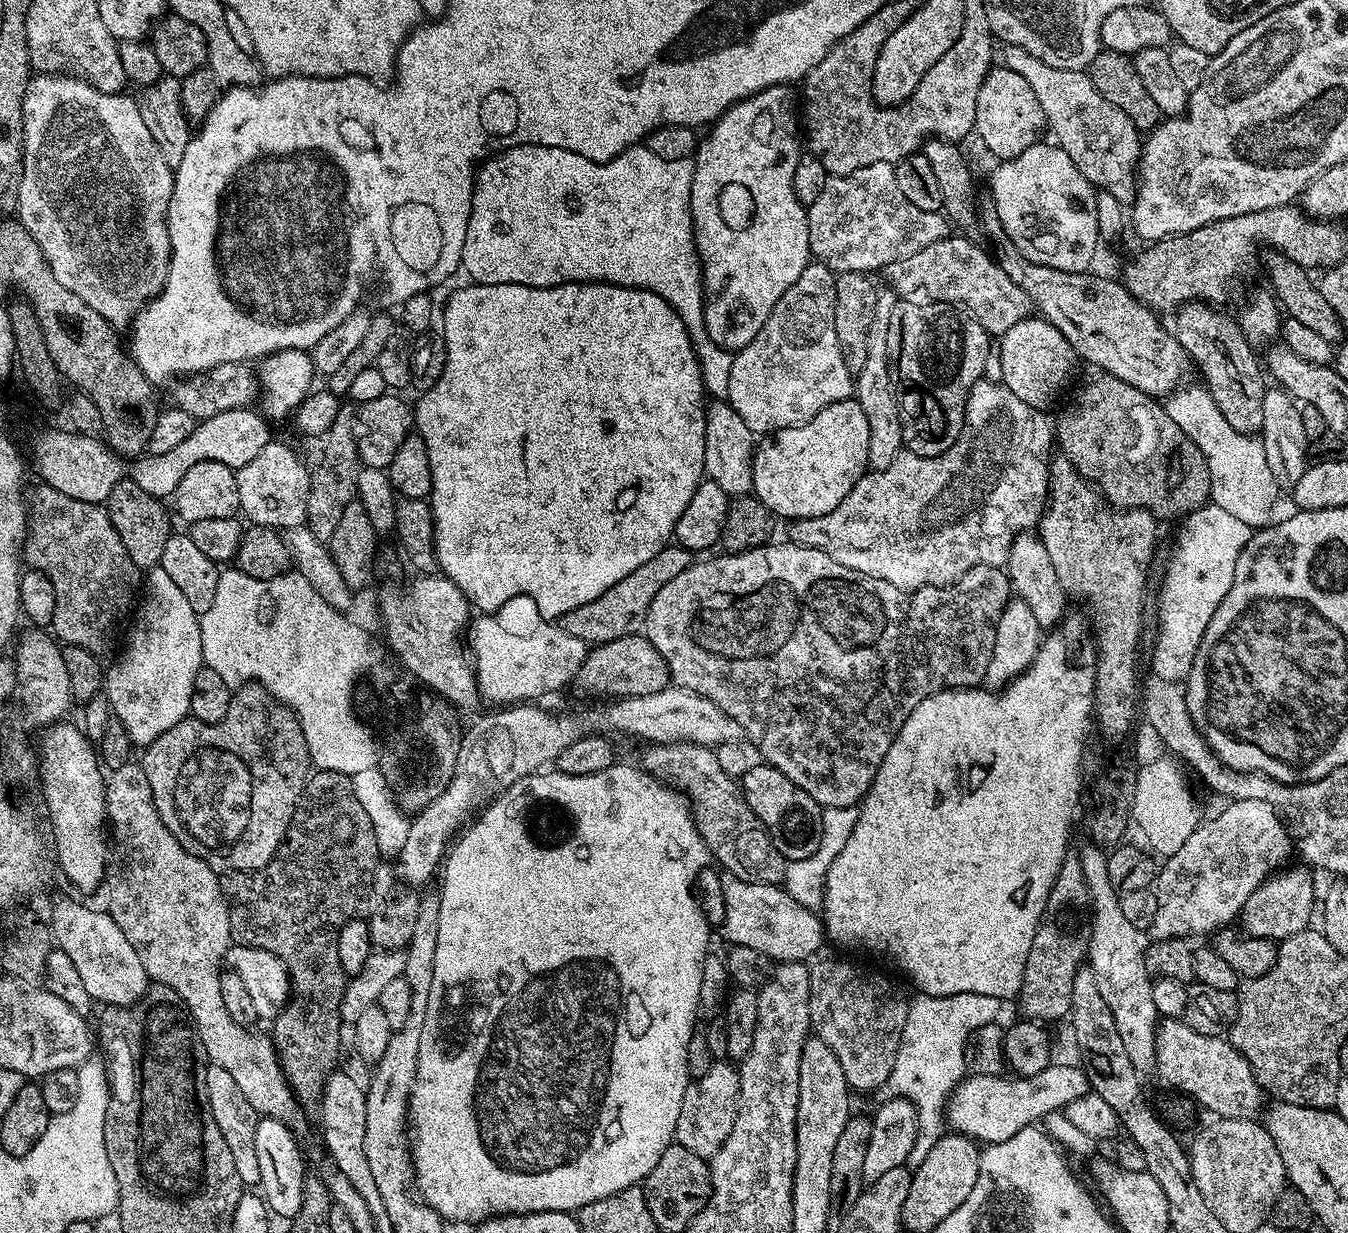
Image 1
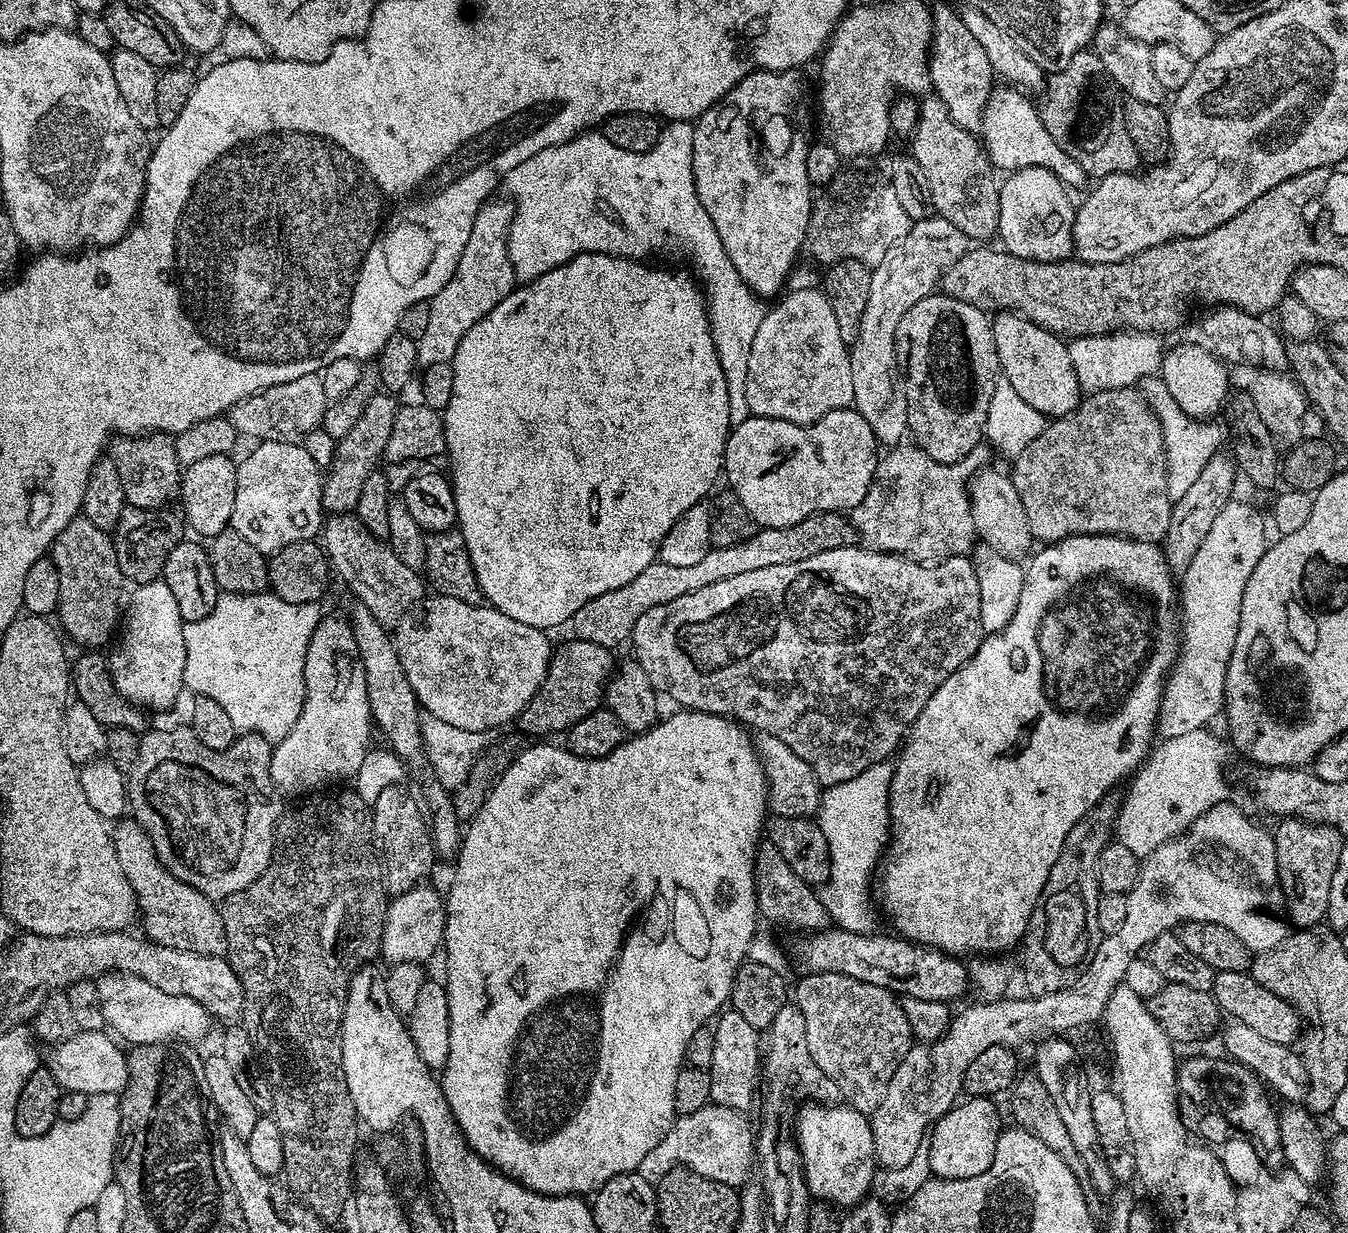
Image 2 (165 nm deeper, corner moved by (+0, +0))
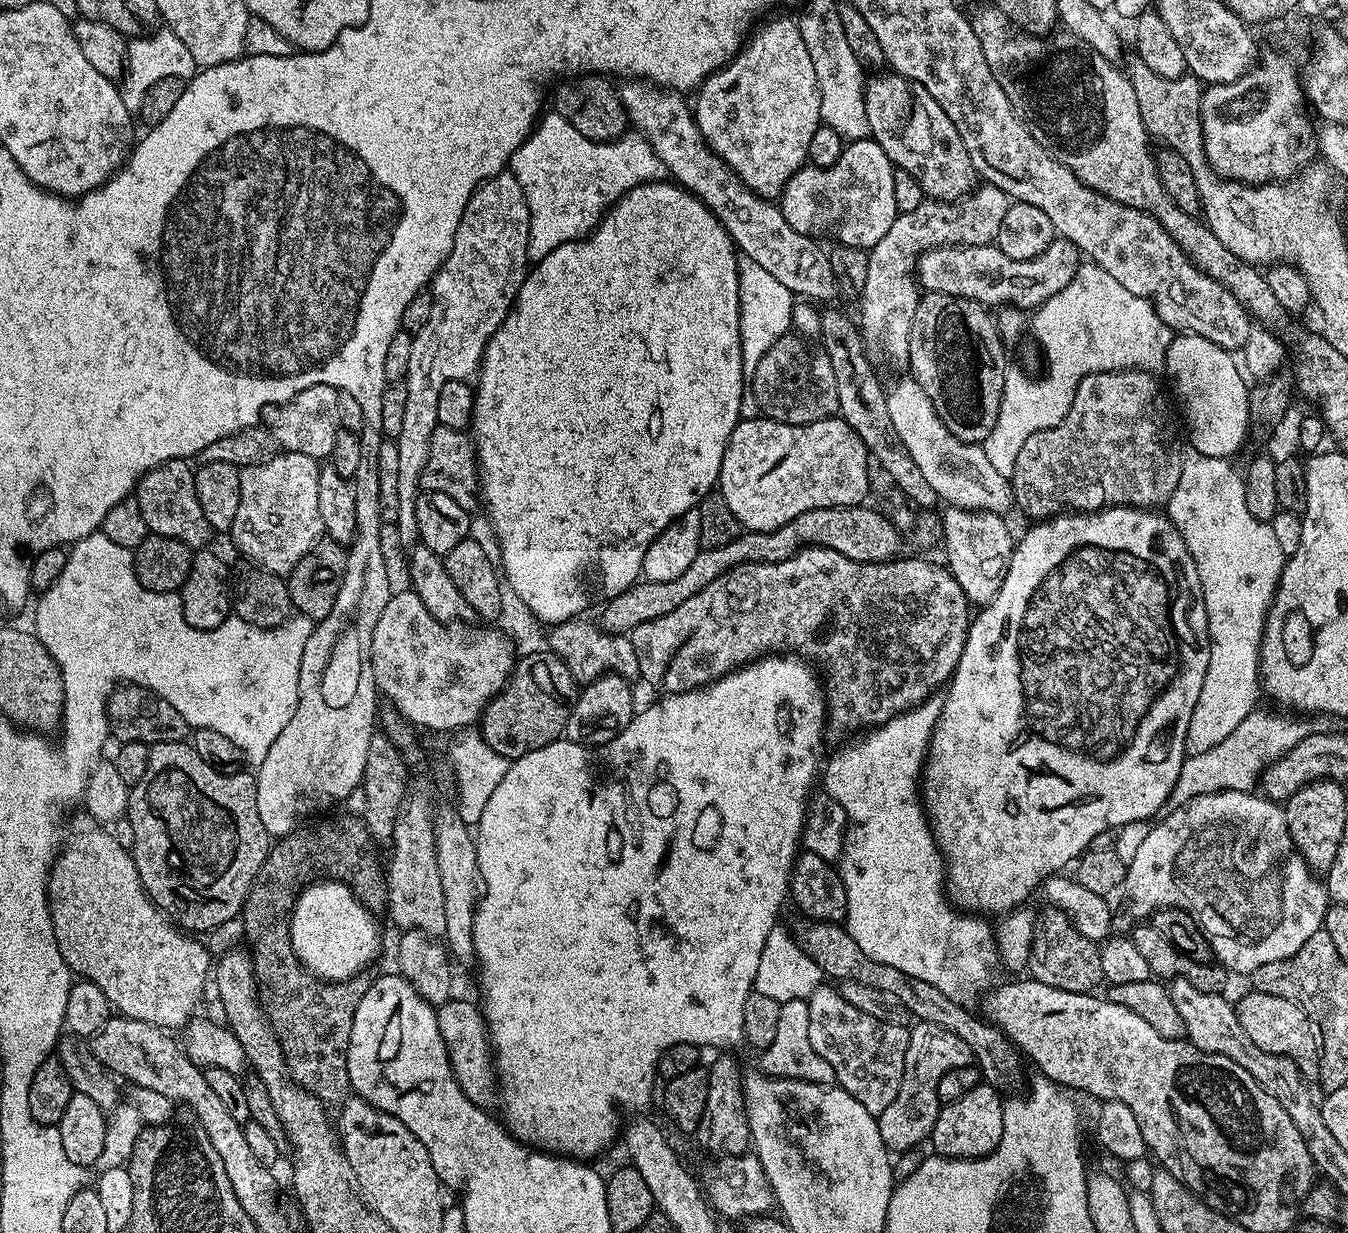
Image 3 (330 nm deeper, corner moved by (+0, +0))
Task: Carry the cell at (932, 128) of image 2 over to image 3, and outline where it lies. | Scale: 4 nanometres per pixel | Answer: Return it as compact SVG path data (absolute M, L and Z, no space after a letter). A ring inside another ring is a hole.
M873 75L864 85L871 139L886 150L895 167L910 170L910 174L918 178L925 197L960 200L969 195L977 187L978 177L954 122L946 118L946 110L934 102L923 86L915 84L907 76L882 75Z

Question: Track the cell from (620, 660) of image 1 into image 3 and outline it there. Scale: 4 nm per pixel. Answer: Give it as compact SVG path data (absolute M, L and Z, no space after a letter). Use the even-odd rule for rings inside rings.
M551 650L537 651L533 656L521 655L512 669L512 677L508 685L484 707L484 715L478 721L480 733L485 742L498 754L510 762L530 754L530 750L538 750L547 744L553 744L564 736L564 727L570 718L570 710L578 695L578 683L567 669L566 662Z

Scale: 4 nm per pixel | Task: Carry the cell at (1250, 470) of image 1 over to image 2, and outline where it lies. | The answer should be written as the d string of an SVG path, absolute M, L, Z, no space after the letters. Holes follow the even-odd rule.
M1145 377L1140 391L1147 398L1148 404L1159 420L1159 425L1162 426L1164 456L1167 458L1167 492L1172 500L1176 501L1190 490L1190 486L1194 484L1209 459L1221 449L1222 436L1212 422L1190 417L1186 411L1182 410L1159 377ZM1182 472L1196 472L1196 474L1182 476L1182 482L1178 482L1176 476L1180 476Z

